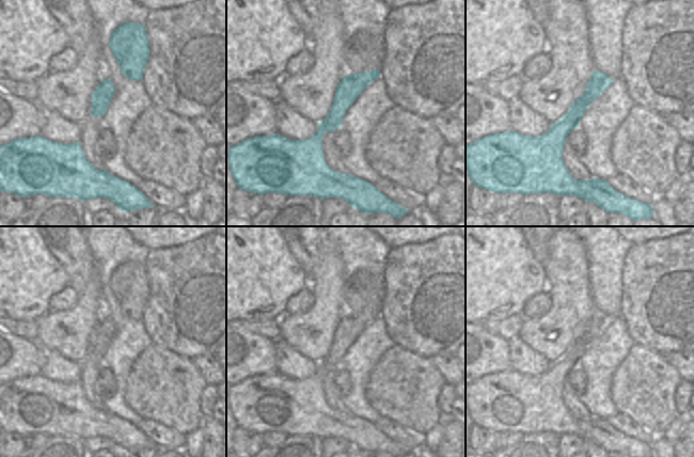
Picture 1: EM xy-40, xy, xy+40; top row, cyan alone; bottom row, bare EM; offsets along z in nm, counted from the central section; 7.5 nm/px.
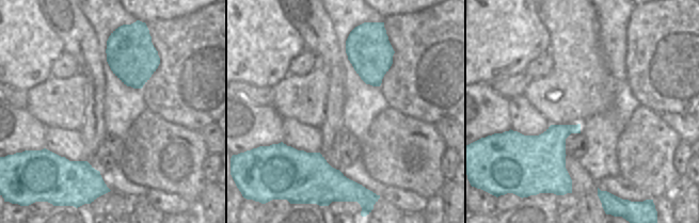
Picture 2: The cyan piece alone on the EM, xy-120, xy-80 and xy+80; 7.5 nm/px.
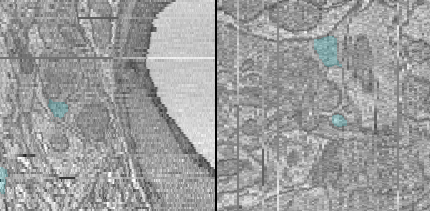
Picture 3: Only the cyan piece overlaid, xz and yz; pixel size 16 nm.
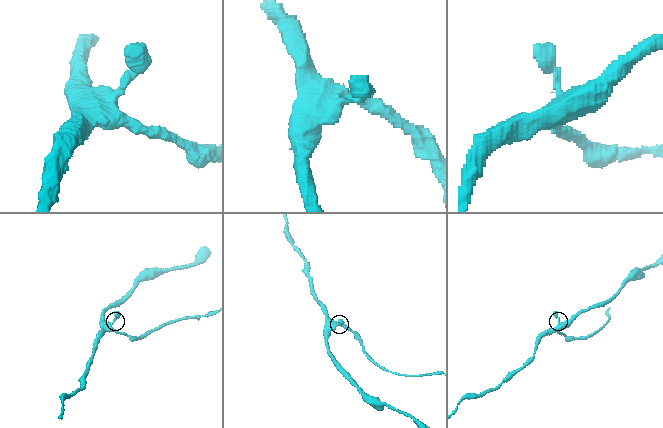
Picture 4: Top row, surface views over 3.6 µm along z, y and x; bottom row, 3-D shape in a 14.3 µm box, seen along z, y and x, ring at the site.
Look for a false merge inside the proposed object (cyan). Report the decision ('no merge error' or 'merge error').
no merge error

